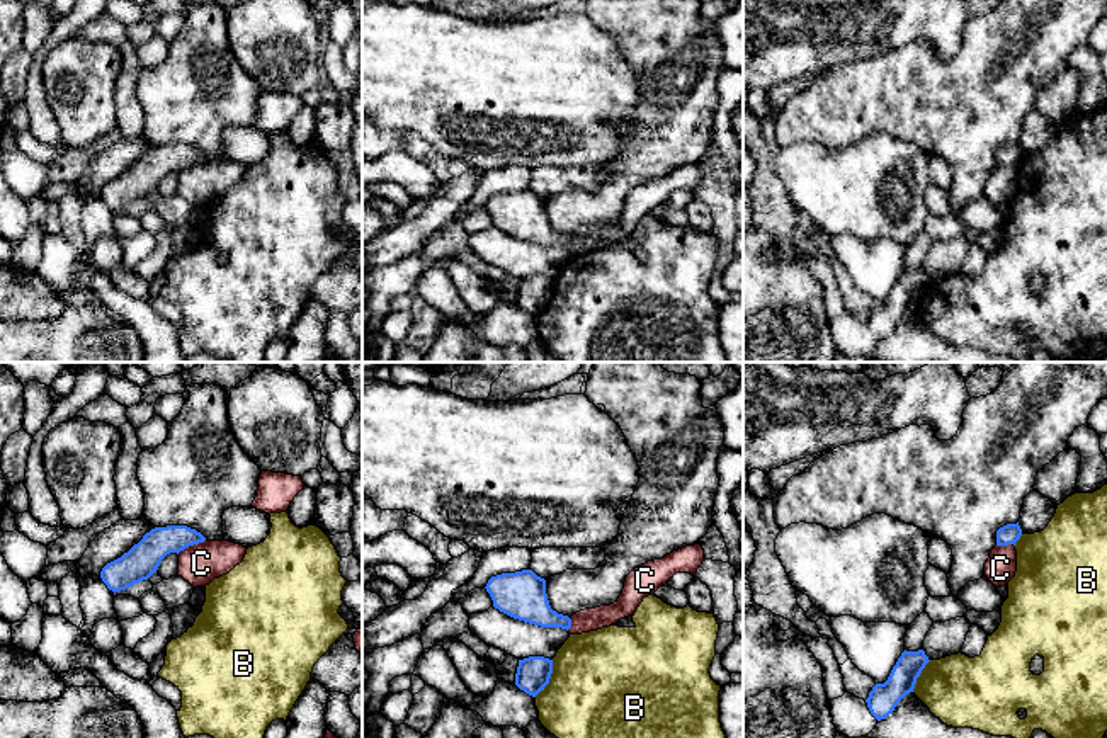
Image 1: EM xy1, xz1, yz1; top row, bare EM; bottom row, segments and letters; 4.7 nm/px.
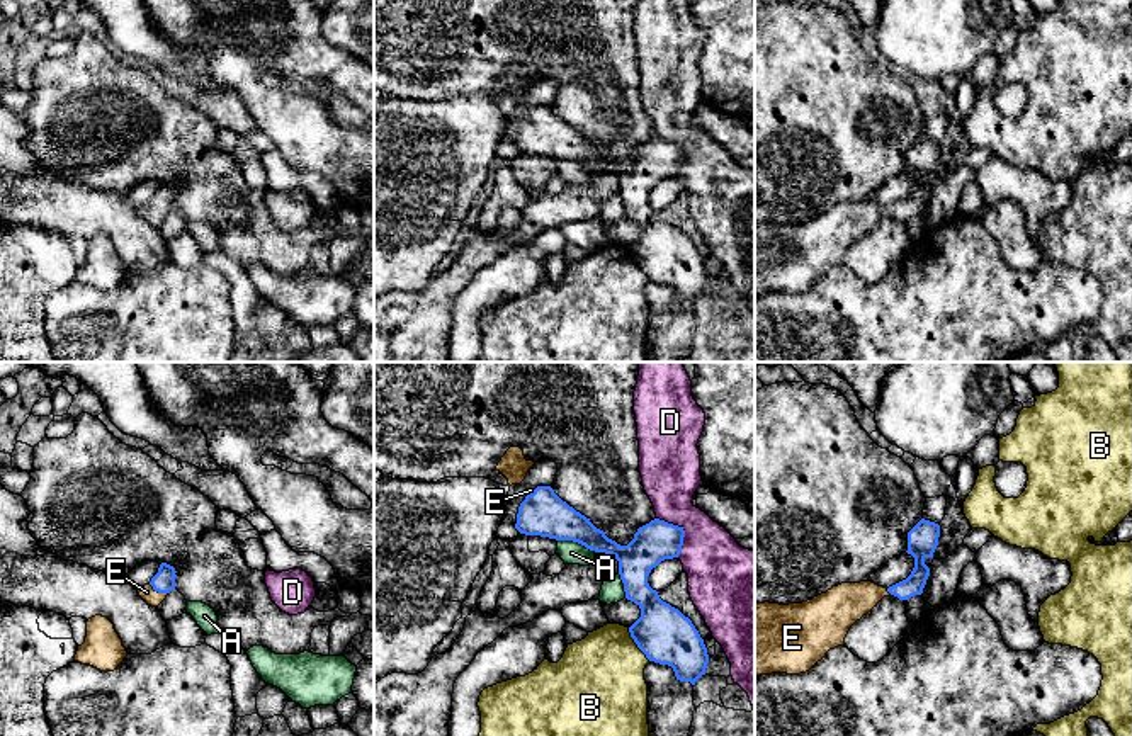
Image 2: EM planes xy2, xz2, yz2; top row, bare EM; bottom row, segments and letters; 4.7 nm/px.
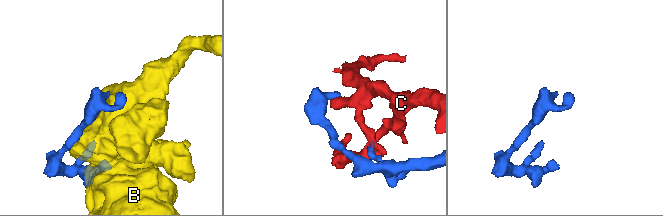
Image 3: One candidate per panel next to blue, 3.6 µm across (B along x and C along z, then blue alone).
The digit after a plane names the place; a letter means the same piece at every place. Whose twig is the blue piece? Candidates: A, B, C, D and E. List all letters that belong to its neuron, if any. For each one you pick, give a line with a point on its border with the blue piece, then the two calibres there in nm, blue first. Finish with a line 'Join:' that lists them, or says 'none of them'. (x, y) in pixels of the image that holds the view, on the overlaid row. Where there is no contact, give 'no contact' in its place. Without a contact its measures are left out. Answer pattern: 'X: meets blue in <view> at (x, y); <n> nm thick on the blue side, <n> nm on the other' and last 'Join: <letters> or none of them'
E: meets blue in xy2 at (158, 592); 110 nm thick on the blue side, 70 nm on the other
Join: E

